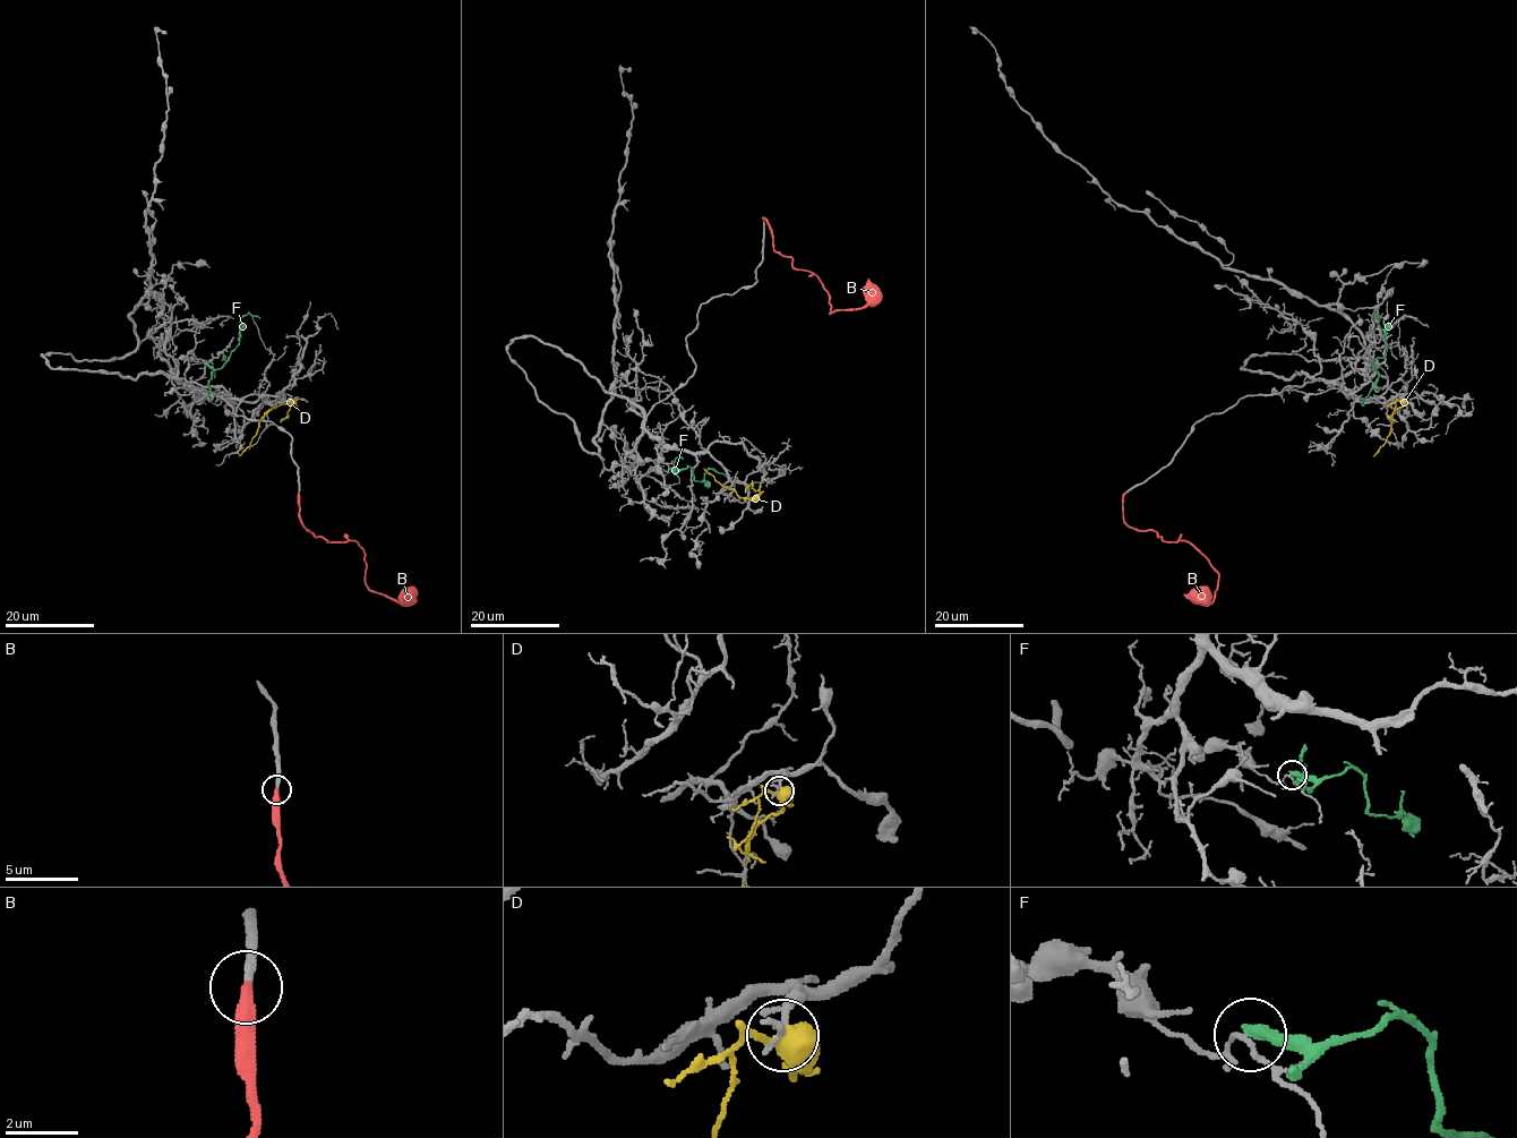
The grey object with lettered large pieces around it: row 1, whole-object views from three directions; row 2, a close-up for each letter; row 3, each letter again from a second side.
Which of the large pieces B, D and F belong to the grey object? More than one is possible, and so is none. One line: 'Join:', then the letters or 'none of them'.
Join: B

